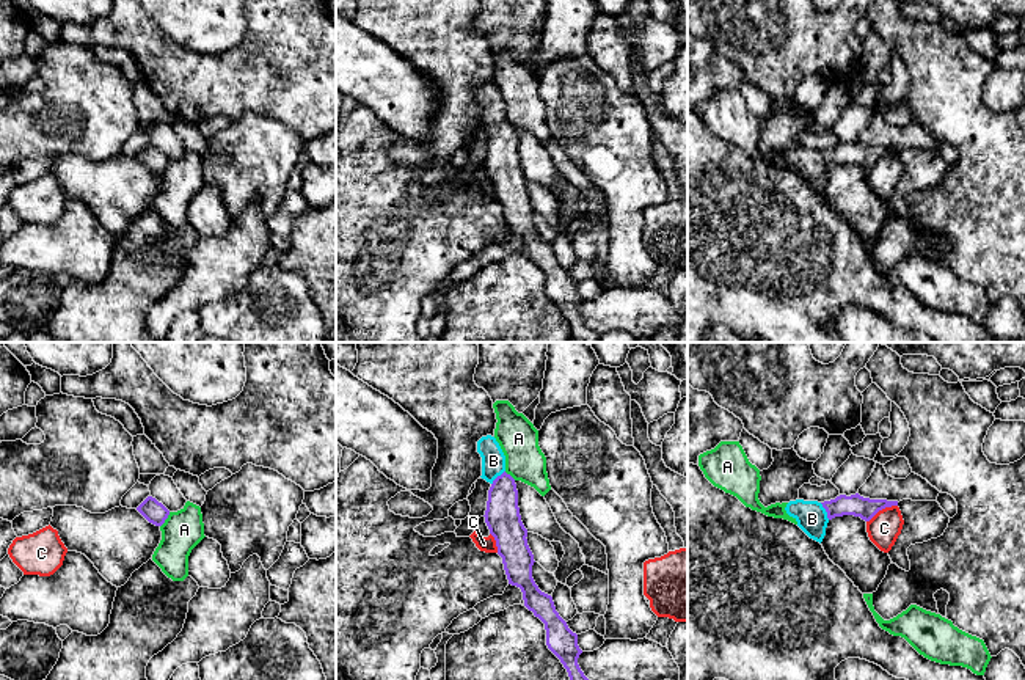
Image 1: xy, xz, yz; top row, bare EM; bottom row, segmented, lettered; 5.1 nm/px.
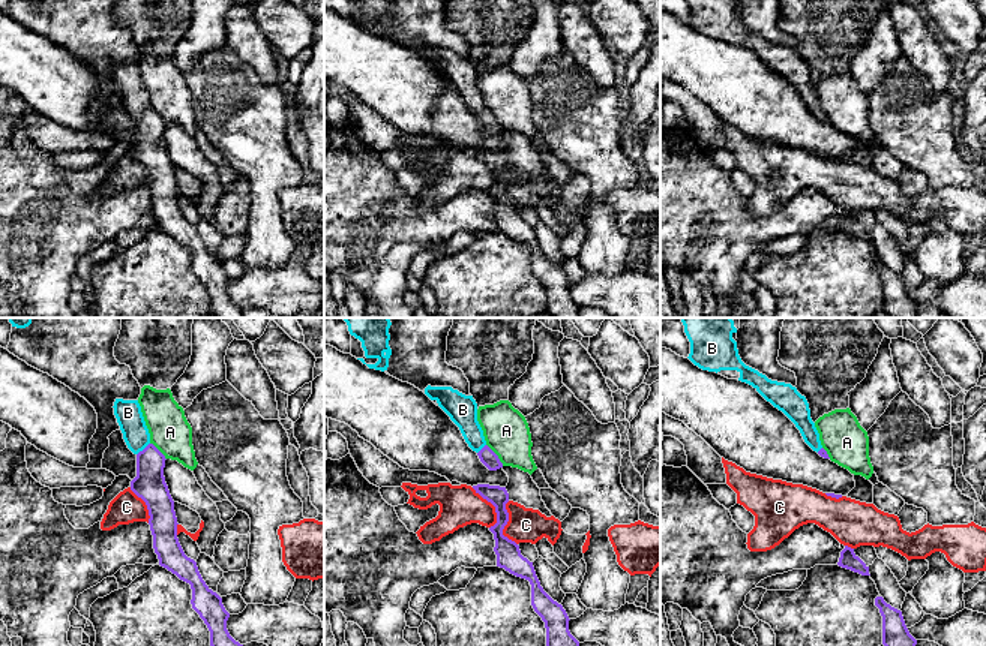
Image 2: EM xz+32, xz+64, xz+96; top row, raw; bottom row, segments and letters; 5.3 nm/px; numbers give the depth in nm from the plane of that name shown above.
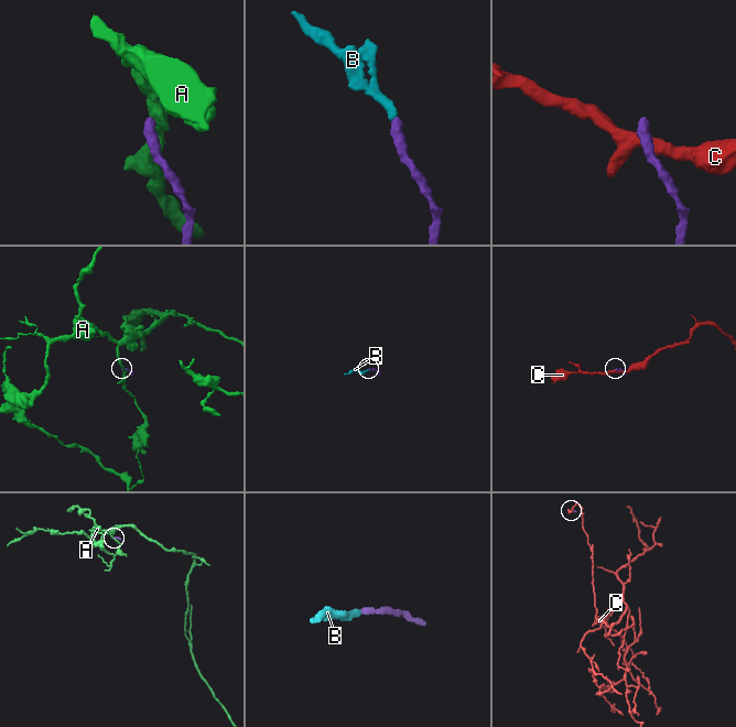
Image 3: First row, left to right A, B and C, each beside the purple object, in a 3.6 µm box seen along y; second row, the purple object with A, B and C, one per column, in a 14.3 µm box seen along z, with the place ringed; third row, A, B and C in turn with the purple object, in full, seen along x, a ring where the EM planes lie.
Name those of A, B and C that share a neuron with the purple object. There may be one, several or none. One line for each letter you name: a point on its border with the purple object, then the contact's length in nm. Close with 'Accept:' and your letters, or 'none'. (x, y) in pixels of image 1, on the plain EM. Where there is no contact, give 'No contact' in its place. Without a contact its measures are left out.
B: Touches purple at yz (826, 159). Shared border 100 nm
Accept: B

